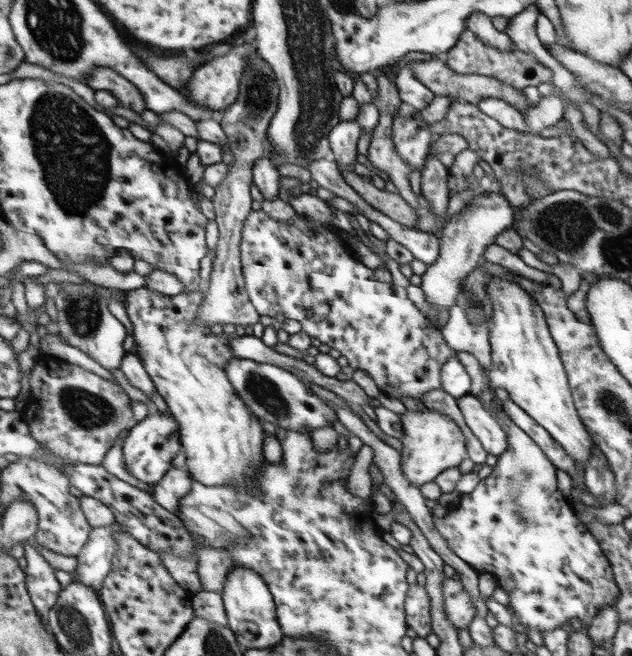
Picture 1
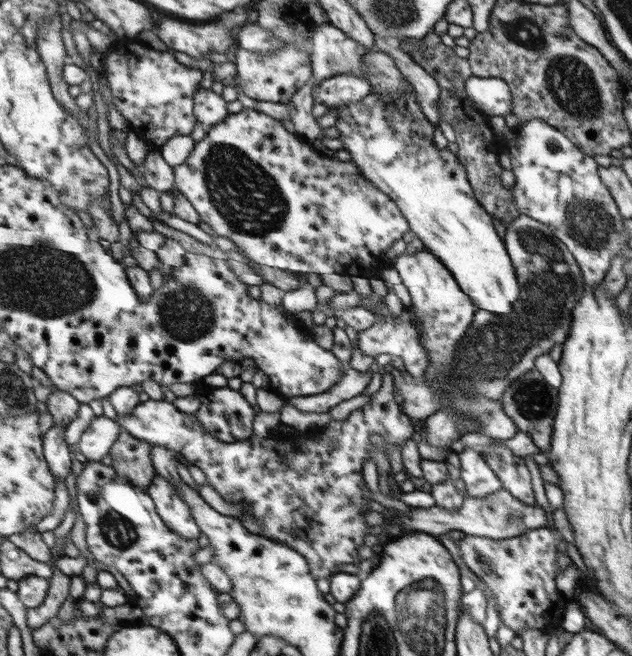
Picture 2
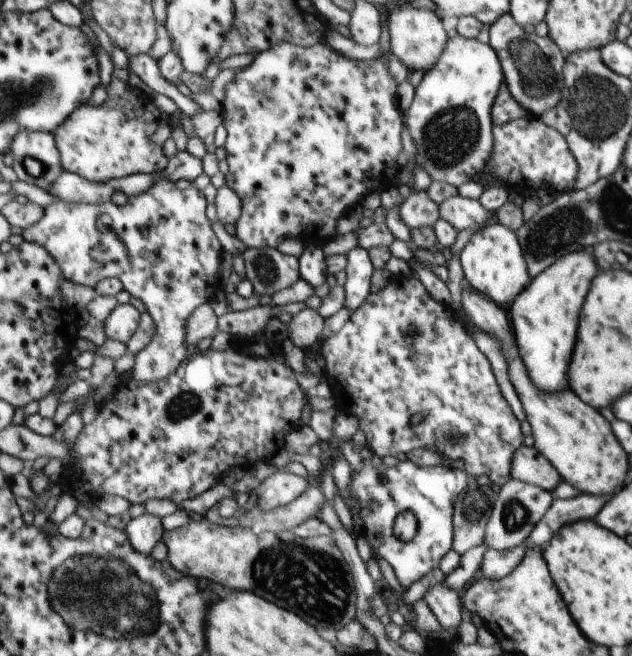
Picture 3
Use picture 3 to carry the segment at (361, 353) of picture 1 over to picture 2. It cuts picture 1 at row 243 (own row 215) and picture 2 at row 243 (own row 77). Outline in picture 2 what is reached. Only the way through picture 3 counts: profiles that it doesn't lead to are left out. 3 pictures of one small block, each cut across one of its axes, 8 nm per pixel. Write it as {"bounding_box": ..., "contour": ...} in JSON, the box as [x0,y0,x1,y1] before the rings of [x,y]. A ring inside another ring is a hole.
{"bounding_box":[174,109,410,279],"contour":[[[243,109],[237,114],[229,114],[225,120],[215,124],[199,142],[196,142],[193,153],[189,159],[174,169],[176,177],[176,186],[178,190],[185,196],[197,210],[200,220],[207,223],[217,235],[229,239],[236,247],[243,251],[243,256],[253,260],[253,262],[270,266],[271,268],[279,268],[294,274],[329,274],[335,273],[347,276],[361,276],[370,279],[380,272],[375,268],[375,261],[381,257],[381,252],[389,248],[391,242],[401,239],[401,236],[410,230],[407,228],[406,218],[395,205],[395,201],[389,198],[389,195],[383,193],[383,190],[377,189],[373,183],[364,174],[360,172],[360,168],[355,163],[349,161],[339,162],[339,160],[331,160],[331,157],[323,158],[319,156],[315,150],[311,150],[311,146],[303,144],[297,136],[289,134],[287,130],[283,130],[283,126],[279,124],[277,119],[270,118],[262,112],[254,109]]]}

